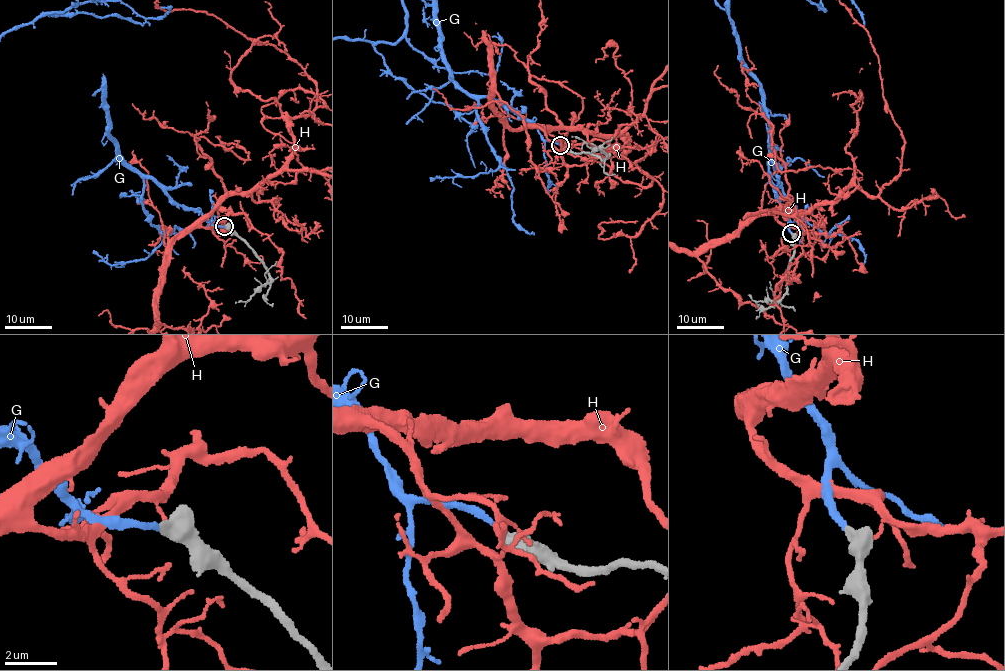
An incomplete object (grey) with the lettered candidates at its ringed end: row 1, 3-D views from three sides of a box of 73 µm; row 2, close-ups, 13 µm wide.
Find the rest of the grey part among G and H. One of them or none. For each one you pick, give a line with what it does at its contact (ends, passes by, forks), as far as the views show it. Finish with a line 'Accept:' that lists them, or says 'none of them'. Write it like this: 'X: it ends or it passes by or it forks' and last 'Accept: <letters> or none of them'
G: it ends
Accept: G

